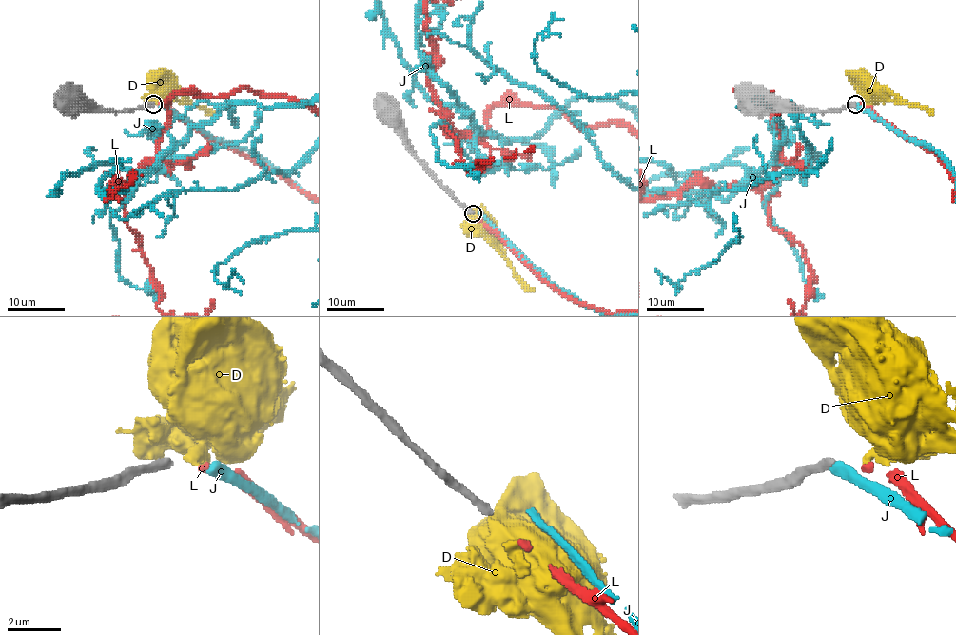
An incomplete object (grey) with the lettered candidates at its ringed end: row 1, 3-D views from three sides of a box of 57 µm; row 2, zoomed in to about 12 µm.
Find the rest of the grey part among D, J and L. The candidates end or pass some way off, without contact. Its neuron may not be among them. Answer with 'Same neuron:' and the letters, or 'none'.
Same neuron: L

